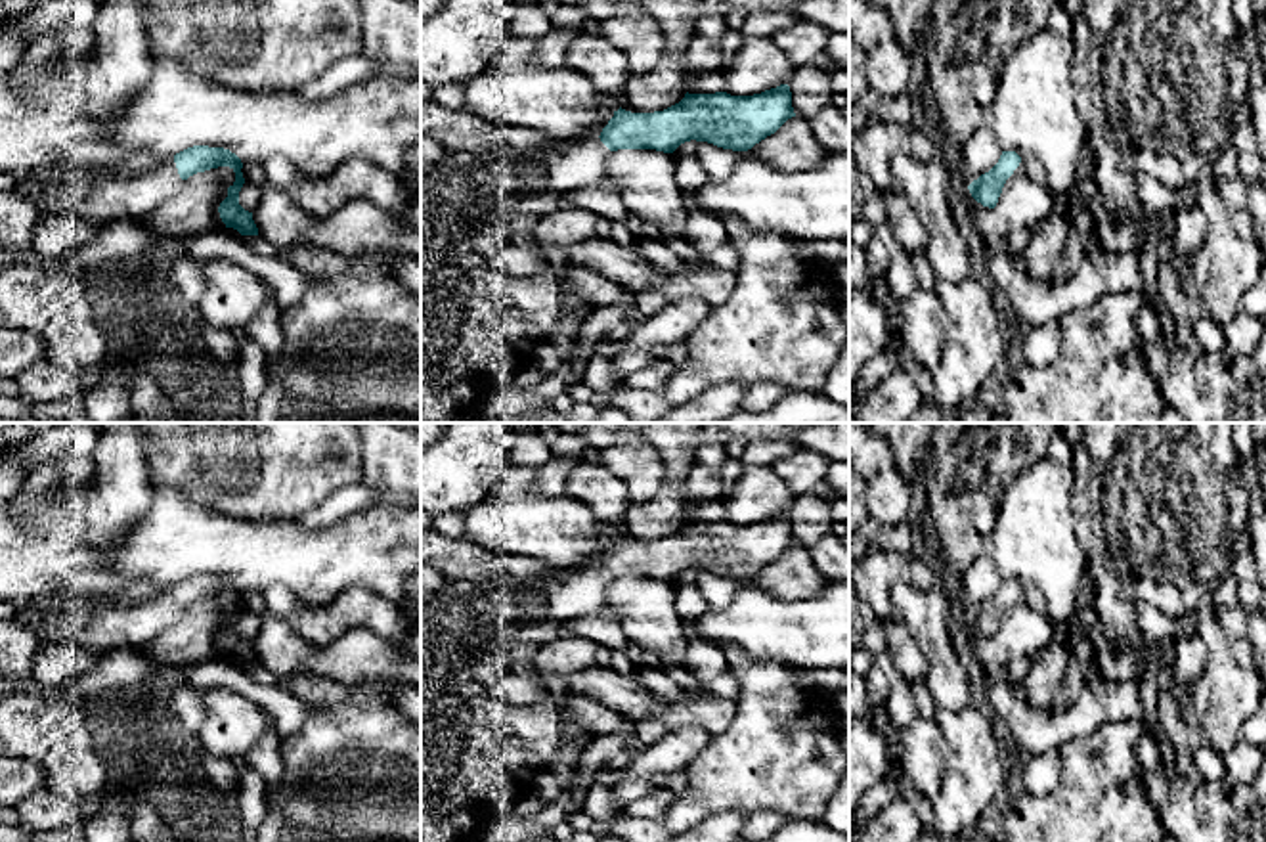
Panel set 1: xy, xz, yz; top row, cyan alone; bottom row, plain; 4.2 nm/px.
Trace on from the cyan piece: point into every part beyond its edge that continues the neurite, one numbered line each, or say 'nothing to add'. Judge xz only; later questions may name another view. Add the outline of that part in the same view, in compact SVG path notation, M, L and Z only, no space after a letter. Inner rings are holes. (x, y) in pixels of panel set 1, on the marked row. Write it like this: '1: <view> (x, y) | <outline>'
1: xz (461, 194) | M579 136L564 140L551 147L534 149L488 149L482 153L447 151L440 161L421 165L421 270L432 272L455 260L472 249L472 239L493 222L511 222L516 216L545 216L560 209L564 193L595 188L604 178L610 149L600 138Z

